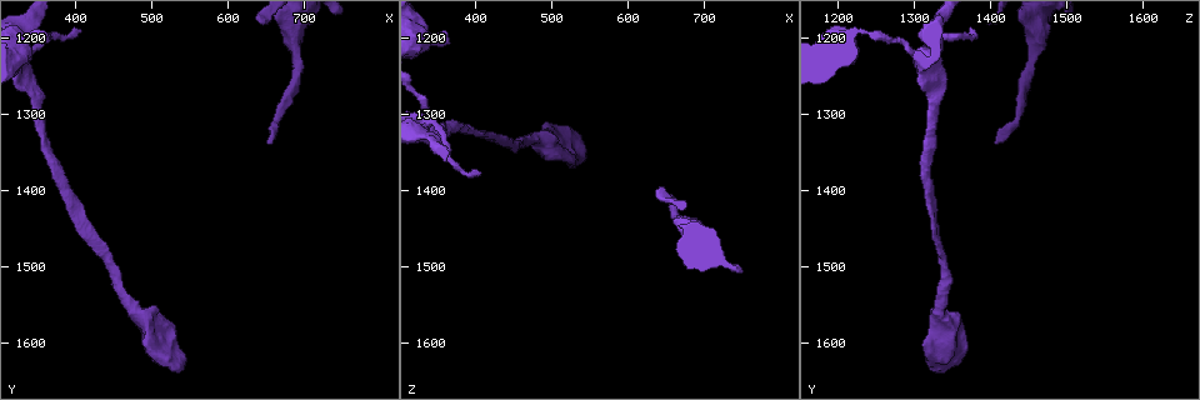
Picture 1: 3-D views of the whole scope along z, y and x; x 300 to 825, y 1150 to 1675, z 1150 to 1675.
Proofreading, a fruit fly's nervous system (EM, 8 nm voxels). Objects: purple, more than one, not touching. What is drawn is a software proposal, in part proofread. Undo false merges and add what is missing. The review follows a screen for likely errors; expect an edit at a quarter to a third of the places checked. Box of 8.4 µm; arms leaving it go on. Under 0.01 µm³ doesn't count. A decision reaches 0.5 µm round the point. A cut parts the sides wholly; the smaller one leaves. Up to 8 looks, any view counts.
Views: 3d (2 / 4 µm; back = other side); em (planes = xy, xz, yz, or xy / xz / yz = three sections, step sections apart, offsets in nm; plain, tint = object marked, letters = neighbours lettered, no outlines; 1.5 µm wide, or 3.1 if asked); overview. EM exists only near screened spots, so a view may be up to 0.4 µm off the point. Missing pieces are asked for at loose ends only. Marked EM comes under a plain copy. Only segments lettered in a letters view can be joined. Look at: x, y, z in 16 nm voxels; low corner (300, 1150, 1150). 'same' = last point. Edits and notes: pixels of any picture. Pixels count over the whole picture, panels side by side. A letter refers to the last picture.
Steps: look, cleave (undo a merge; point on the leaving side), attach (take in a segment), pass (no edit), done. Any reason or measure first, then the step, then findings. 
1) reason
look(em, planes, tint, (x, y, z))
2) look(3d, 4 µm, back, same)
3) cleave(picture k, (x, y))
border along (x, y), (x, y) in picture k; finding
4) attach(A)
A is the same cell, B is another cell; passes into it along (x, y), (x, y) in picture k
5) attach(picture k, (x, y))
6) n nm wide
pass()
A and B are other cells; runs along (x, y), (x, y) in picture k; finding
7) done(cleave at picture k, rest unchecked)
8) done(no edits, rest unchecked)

an open end
look(3d, 2 µm, (360, 1190, 1195))

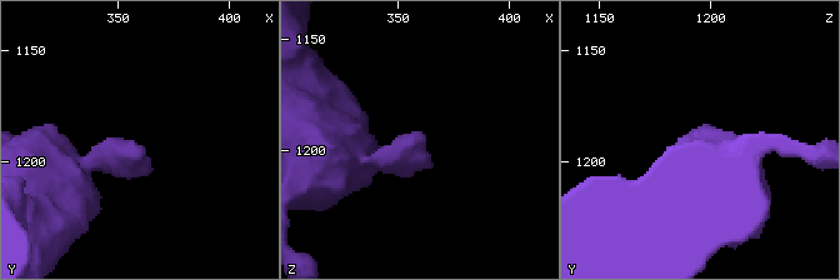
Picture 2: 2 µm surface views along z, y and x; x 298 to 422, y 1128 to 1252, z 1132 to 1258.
shape alone is not enough
look(em, xy, step 4, tint, (362, 1194, 1193))

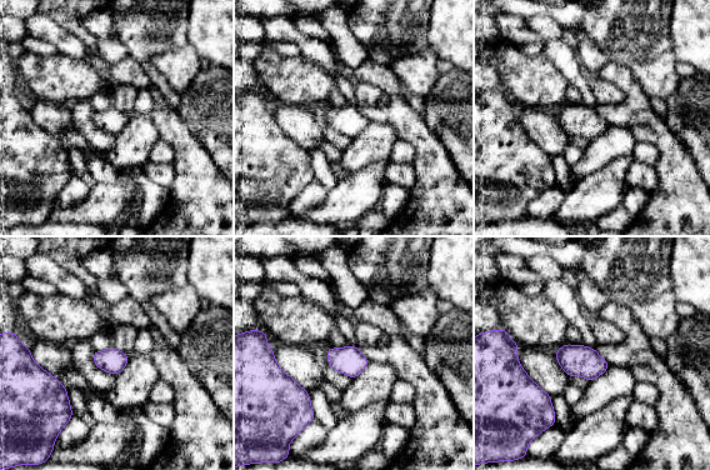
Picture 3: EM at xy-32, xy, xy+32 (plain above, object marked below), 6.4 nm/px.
look(em, planes, letters, same)

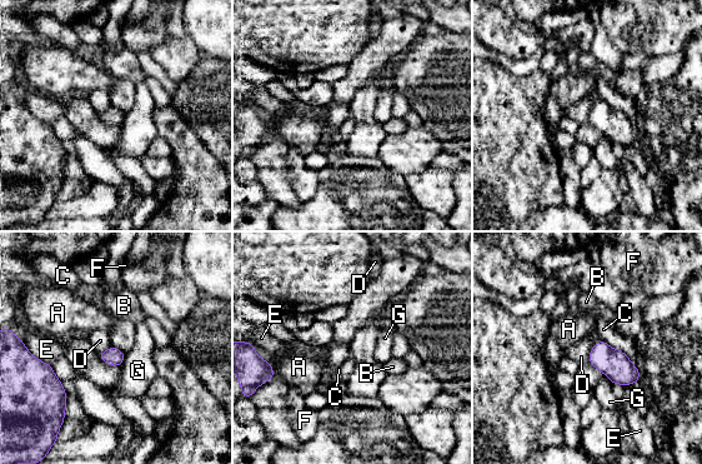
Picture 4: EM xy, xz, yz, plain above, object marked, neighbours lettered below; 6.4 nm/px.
pass()
A, B, C, D, E, F and G are other cells; border along (125, 355), (120, 367) in picture 4; none of them fits

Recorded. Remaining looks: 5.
sharp bend
look(em, planes, tint, (335, 1220, 1315))

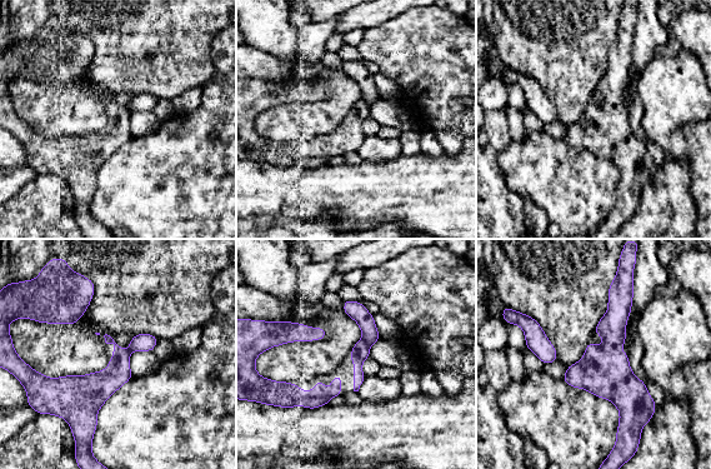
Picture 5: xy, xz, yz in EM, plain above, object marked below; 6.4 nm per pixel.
look(em, planes, letters, same)

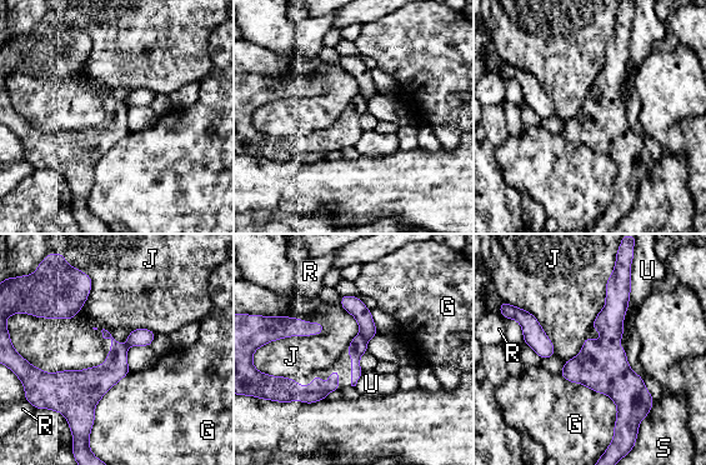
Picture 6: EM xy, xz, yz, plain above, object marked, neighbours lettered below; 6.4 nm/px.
G touches over 550 nm
cleave(picture 6, (355, 306))
G, J, R, S and U are other cells; border along (359, 334), (366, 341) in picture 6; a second neuron is stuck on

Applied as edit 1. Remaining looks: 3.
done(cleave at picture 6, rest unchecked)

